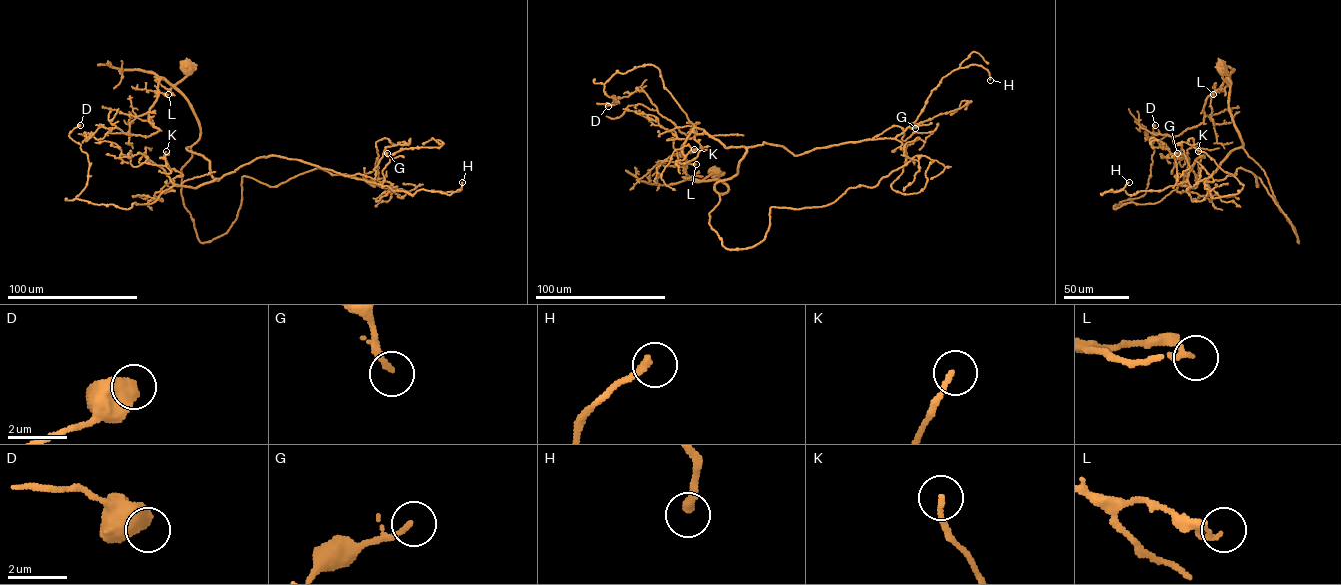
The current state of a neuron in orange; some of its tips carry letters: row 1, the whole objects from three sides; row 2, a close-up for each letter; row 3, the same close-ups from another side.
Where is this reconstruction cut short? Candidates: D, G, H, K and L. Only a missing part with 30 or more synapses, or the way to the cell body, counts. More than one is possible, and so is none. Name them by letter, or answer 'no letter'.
G, H

